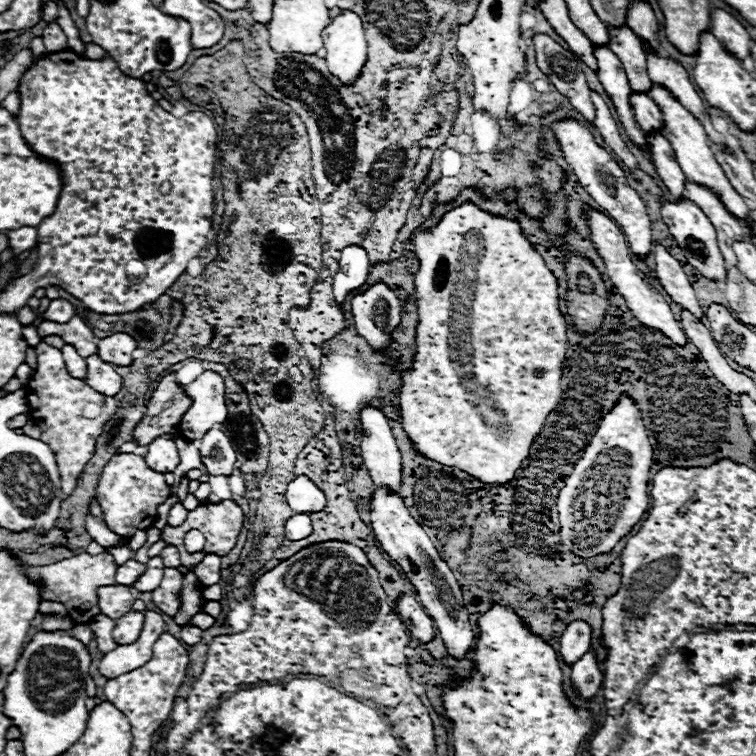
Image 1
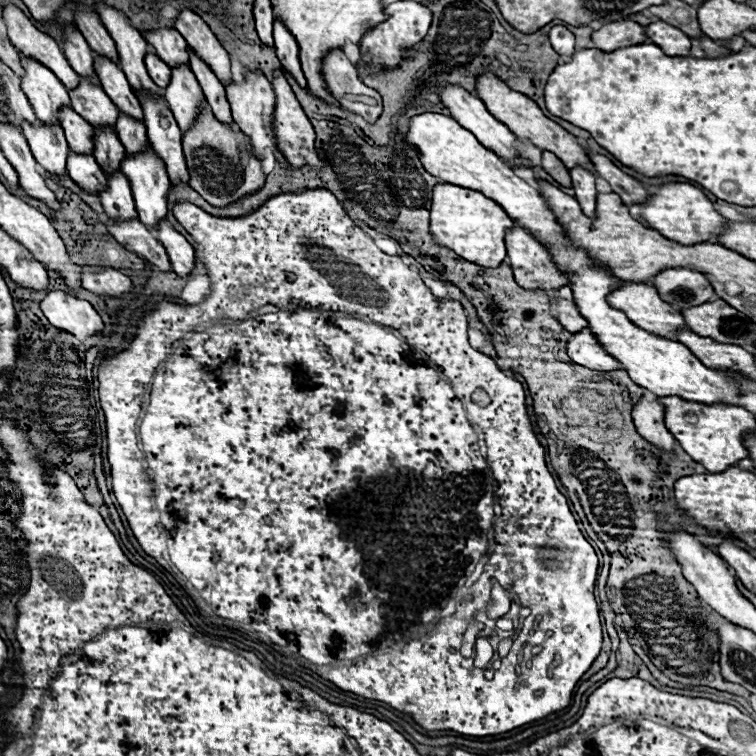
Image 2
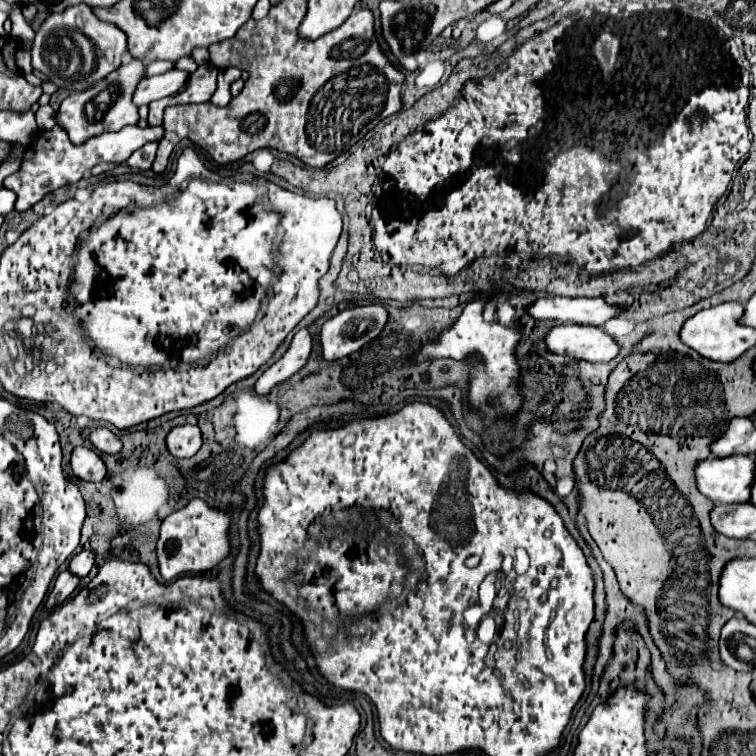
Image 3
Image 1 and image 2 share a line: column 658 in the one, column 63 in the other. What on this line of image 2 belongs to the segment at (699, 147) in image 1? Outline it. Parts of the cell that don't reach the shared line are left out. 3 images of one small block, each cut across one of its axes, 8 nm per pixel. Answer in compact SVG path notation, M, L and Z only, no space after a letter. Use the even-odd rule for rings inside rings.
M20 54L20 58L22 58L22 66L26 70L26 76L20 78L22 90L26 92L30 104L34 106L38 120L44 124L60 124L56 112L60 112L60 108L64 108L64 104L70 106L68 90L40 62L28 60L22 54Z

